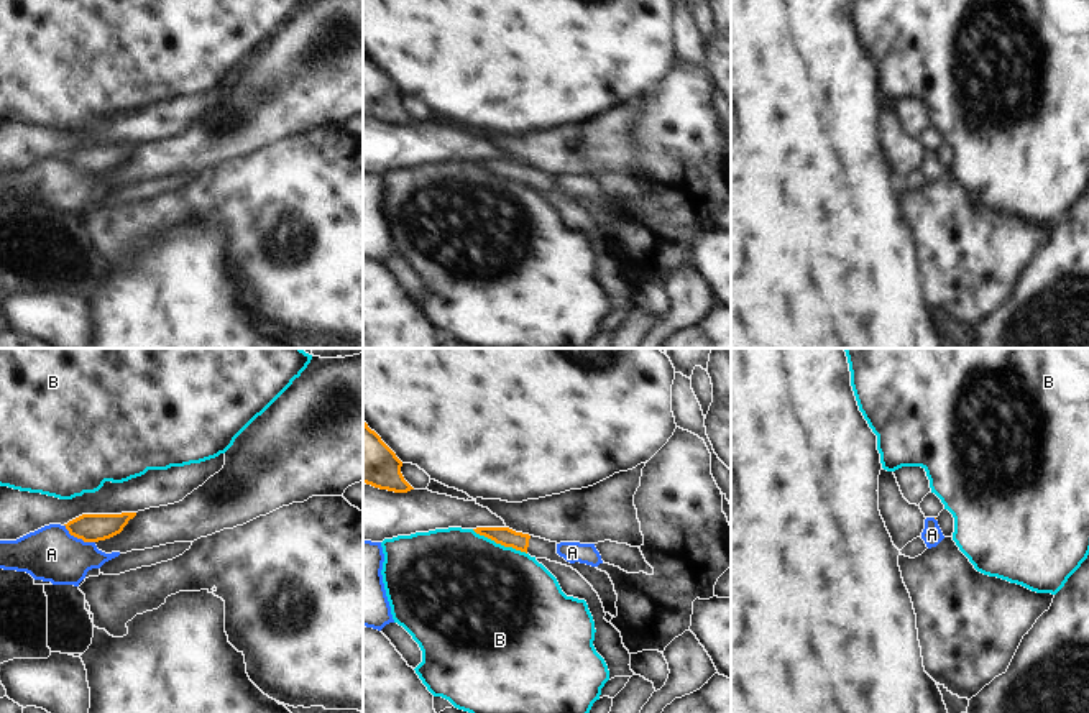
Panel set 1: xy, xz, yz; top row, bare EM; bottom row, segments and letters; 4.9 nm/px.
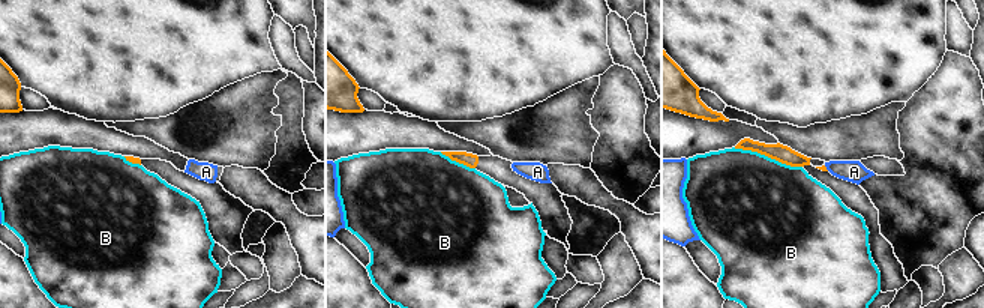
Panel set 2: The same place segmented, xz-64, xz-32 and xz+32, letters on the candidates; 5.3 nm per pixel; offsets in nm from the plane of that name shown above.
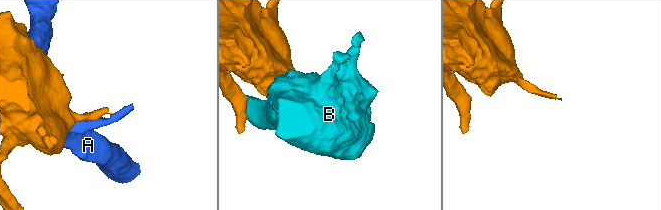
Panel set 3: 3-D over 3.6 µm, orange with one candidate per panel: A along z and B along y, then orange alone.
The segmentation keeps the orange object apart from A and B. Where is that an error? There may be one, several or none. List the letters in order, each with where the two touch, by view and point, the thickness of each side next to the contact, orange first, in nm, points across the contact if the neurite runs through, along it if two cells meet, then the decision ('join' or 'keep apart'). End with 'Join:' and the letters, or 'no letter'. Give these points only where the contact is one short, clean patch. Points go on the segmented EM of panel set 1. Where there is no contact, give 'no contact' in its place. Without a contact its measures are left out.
A: meets orange in xy at (78, 538); 140 nm thick on the orange side, 280 nm on the other; keep apart
B: meets orange in xz at (500, 542); 90 nm thick on the orange side, 480 nm on the other; keep apart
Join: no letter

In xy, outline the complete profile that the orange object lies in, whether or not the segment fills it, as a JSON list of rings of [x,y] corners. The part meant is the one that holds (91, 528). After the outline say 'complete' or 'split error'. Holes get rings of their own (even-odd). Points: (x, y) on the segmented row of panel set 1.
[[[136,513],[82,514],[64,526],[71,536],[84,542],[99,542],[120,534],[135,516]]] | complete

